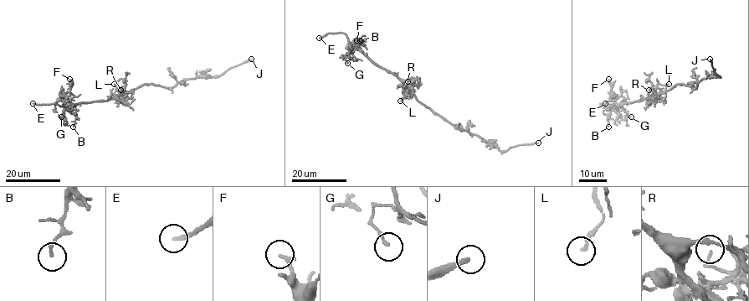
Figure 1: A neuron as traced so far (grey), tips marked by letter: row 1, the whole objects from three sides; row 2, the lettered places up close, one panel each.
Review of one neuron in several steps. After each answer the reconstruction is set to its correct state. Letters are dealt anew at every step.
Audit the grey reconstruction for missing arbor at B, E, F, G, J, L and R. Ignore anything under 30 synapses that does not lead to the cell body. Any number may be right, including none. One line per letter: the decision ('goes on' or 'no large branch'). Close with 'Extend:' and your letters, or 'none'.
B: no large branch
E: goes on
F: no large branch
G: no large branch
J: goes on
L: no large branch
R: no large branch
Extend: E, J

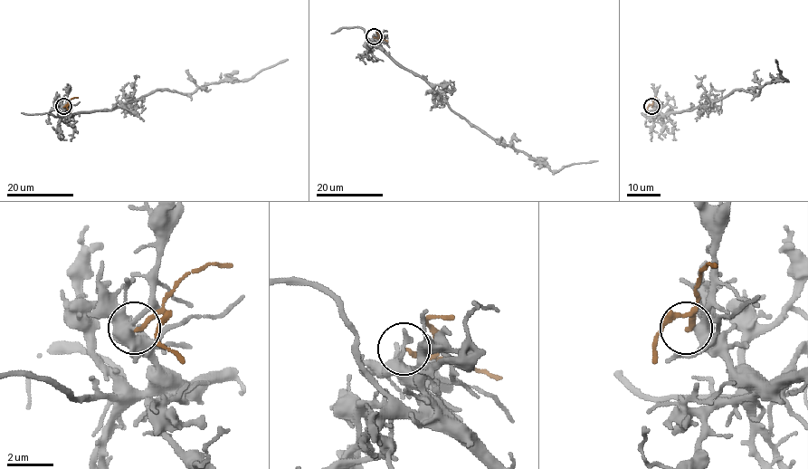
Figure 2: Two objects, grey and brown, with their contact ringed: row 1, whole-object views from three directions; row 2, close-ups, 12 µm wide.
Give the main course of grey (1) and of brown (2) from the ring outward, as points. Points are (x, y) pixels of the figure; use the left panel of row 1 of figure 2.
1: (63, 106), (71, 114), (112, 110), (158, 90), (191, 92), (206, 84), (247, 80), (288, 59)
2: (64, 106), (71, 99), (78, 98)

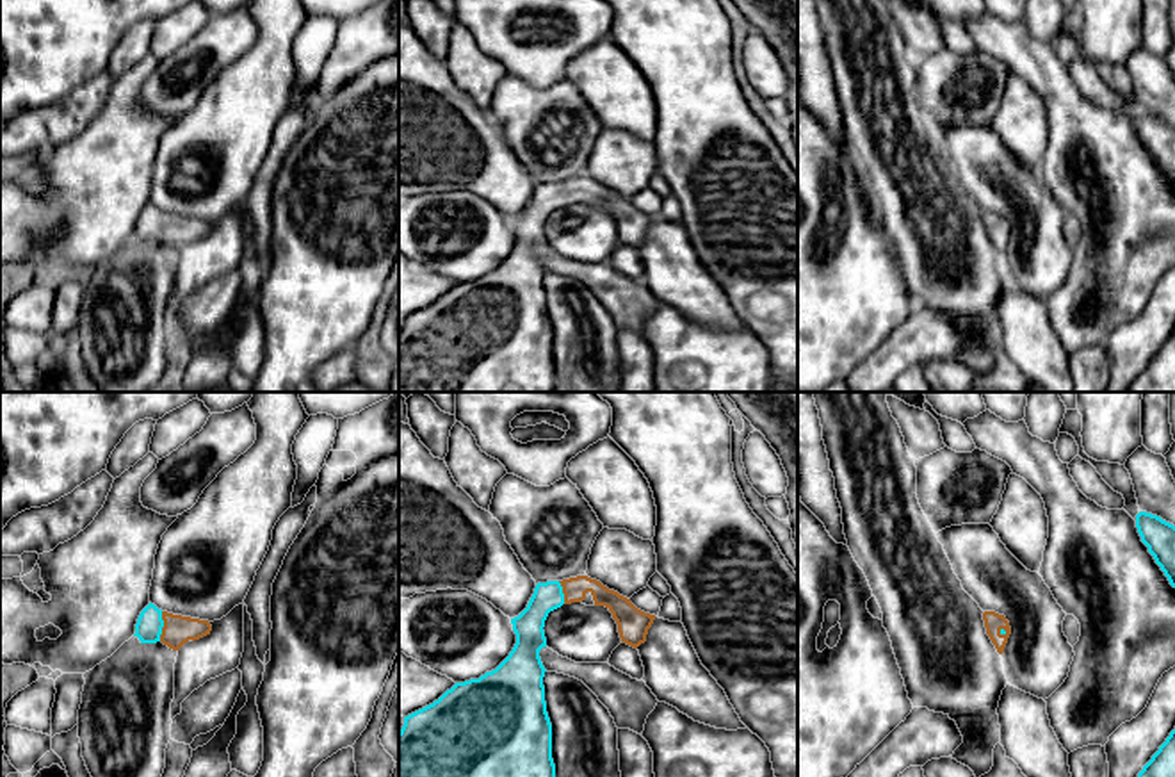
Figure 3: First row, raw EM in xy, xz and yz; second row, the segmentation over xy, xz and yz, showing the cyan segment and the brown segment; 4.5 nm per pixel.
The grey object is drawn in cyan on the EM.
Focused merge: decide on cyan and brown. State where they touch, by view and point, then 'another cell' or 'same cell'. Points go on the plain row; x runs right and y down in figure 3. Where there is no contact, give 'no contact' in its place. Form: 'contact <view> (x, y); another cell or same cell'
contact xy (162, 227); same cell

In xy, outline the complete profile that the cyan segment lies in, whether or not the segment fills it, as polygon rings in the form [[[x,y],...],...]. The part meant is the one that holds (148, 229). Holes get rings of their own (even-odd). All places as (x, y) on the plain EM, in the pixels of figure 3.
[[[148,205],[135,225],[135,235],[141,244],[162,242],[173,251],[180,251],[189,241],[199,241],[210,235],[212,226],[208,221],[173,216]]]

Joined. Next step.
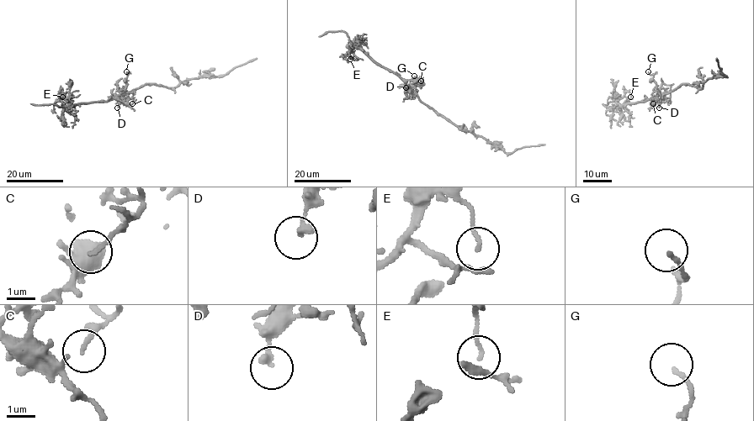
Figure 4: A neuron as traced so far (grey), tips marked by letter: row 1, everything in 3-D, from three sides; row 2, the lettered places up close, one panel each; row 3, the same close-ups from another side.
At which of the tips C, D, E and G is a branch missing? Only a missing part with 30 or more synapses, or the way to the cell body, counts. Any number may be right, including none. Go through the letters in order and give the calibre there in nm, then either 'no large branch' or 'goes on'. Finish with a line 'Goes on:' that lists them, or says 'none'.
C: calibre 120 nm; no large branch
D: calibre 260 nm; no large branch
E: calibre 130 nm; no large branch
G: calibre 130 nm; no large branch
Goes on: none

